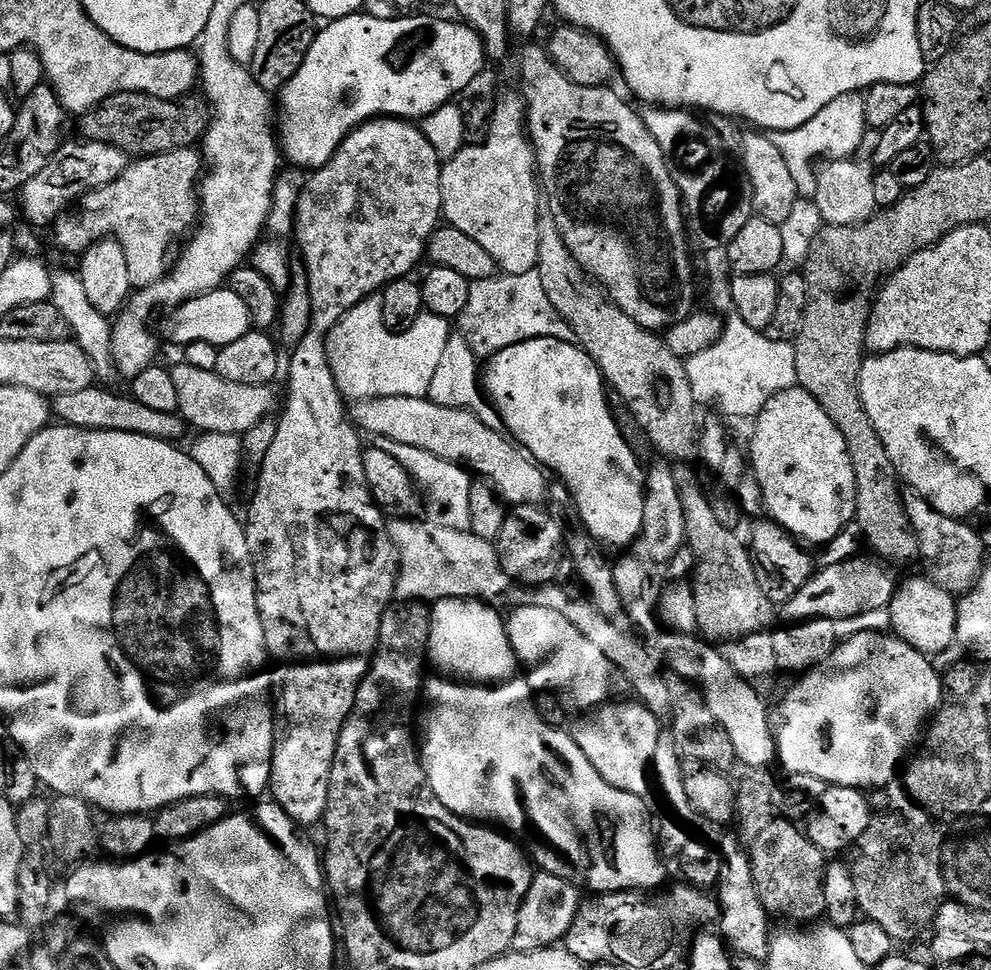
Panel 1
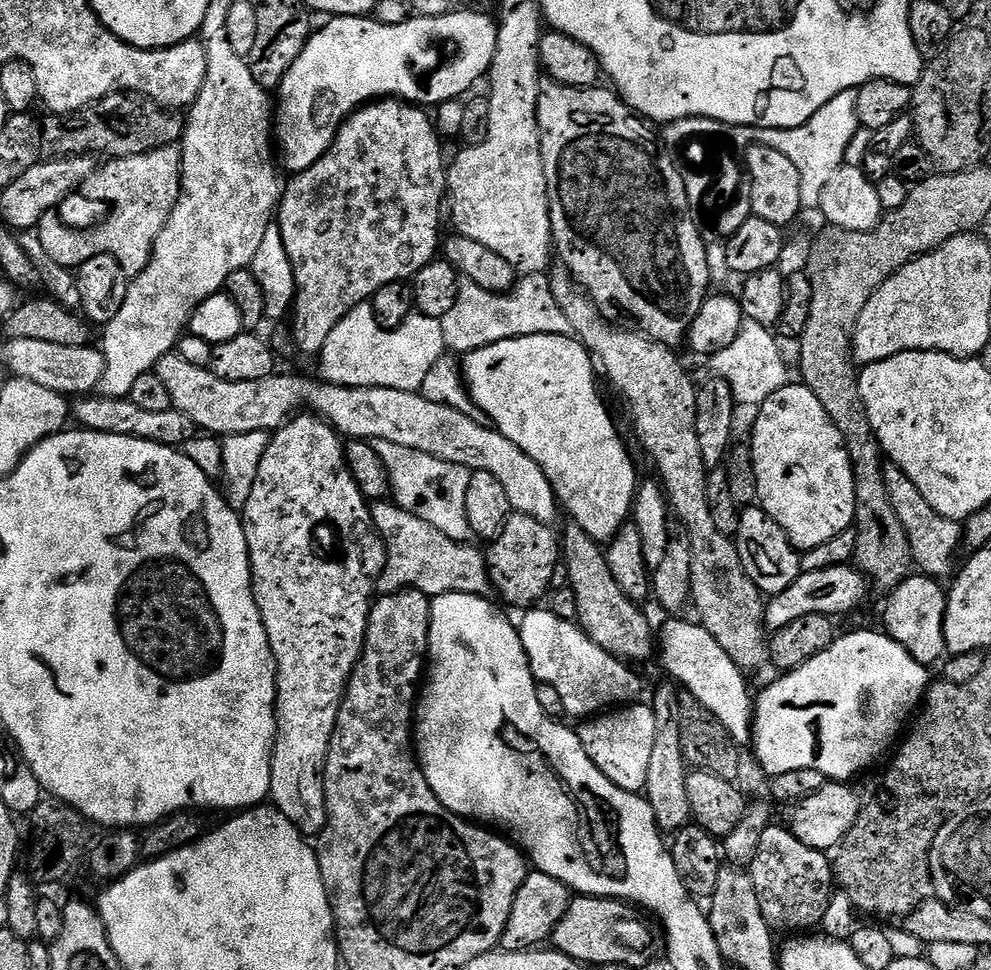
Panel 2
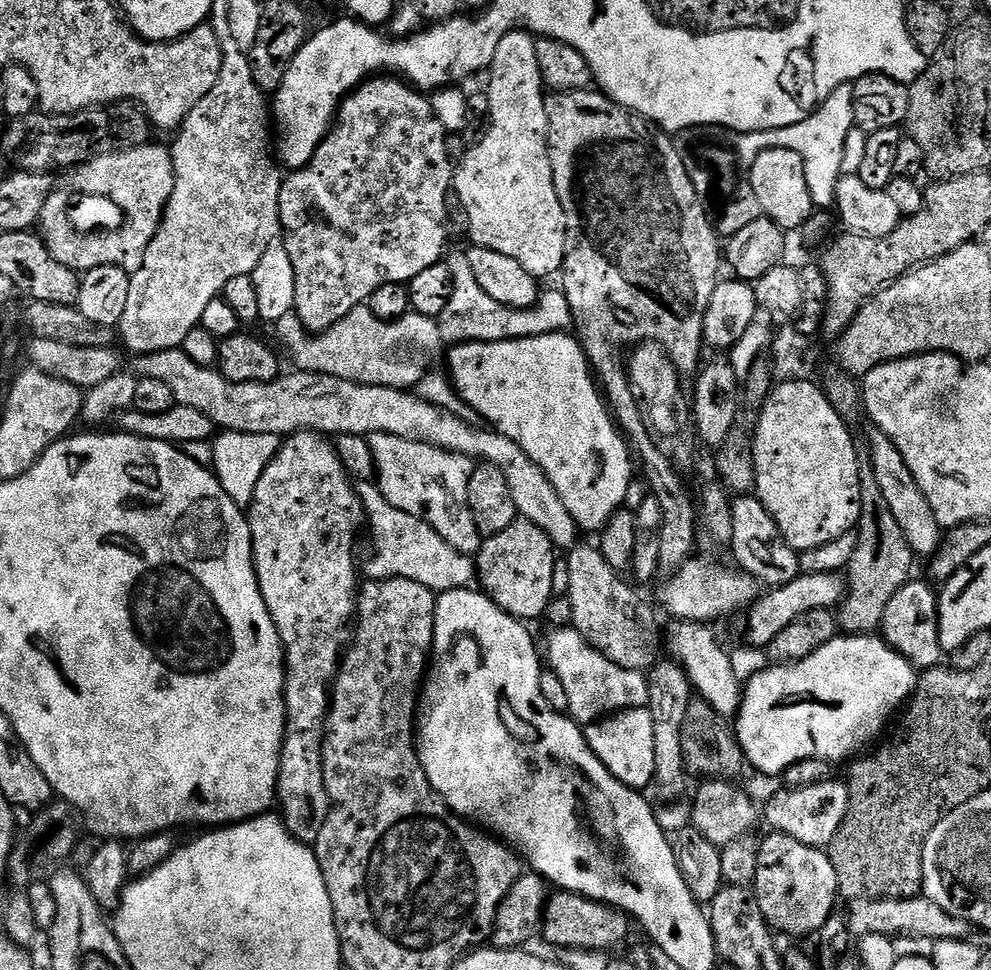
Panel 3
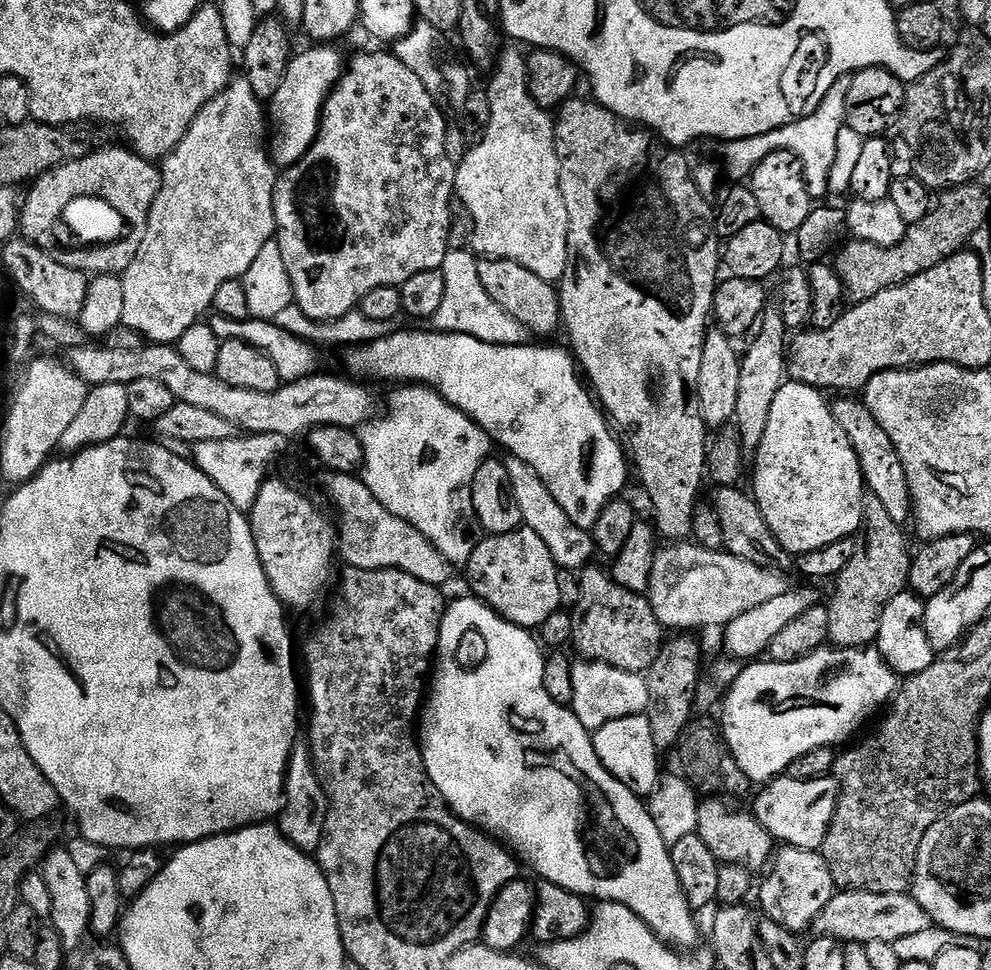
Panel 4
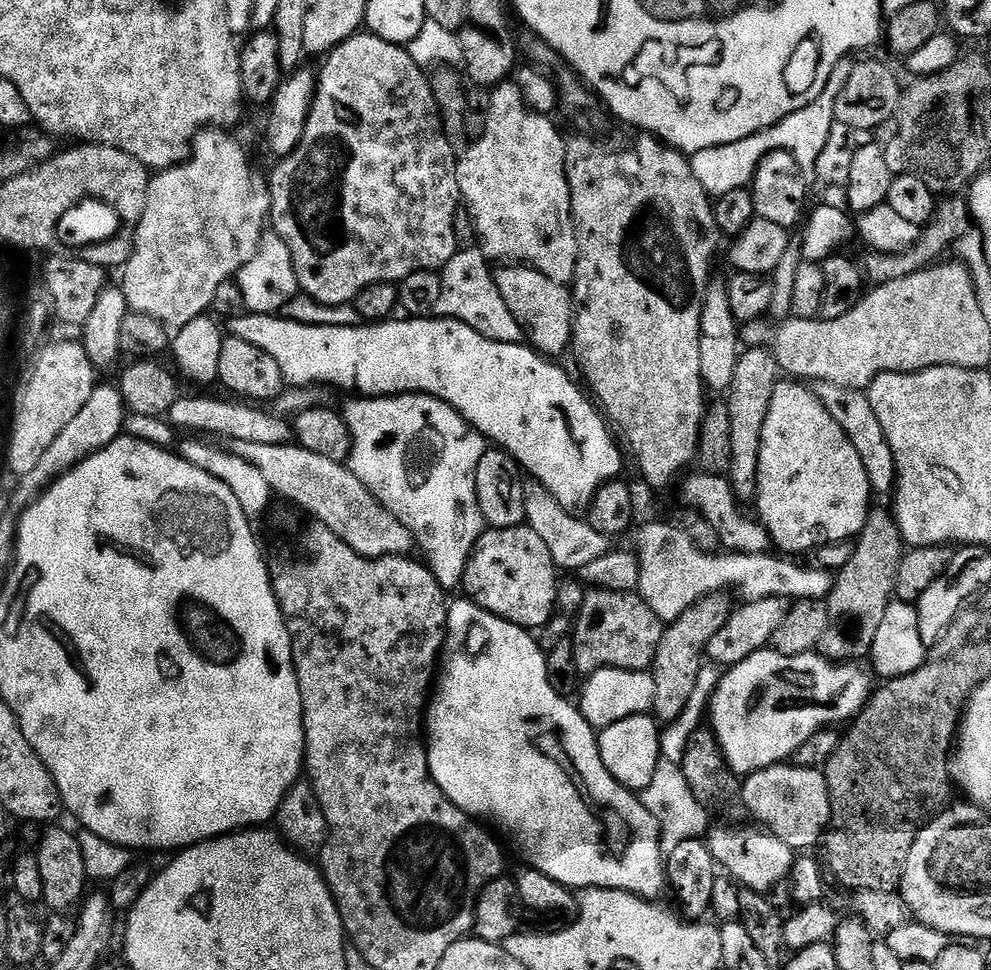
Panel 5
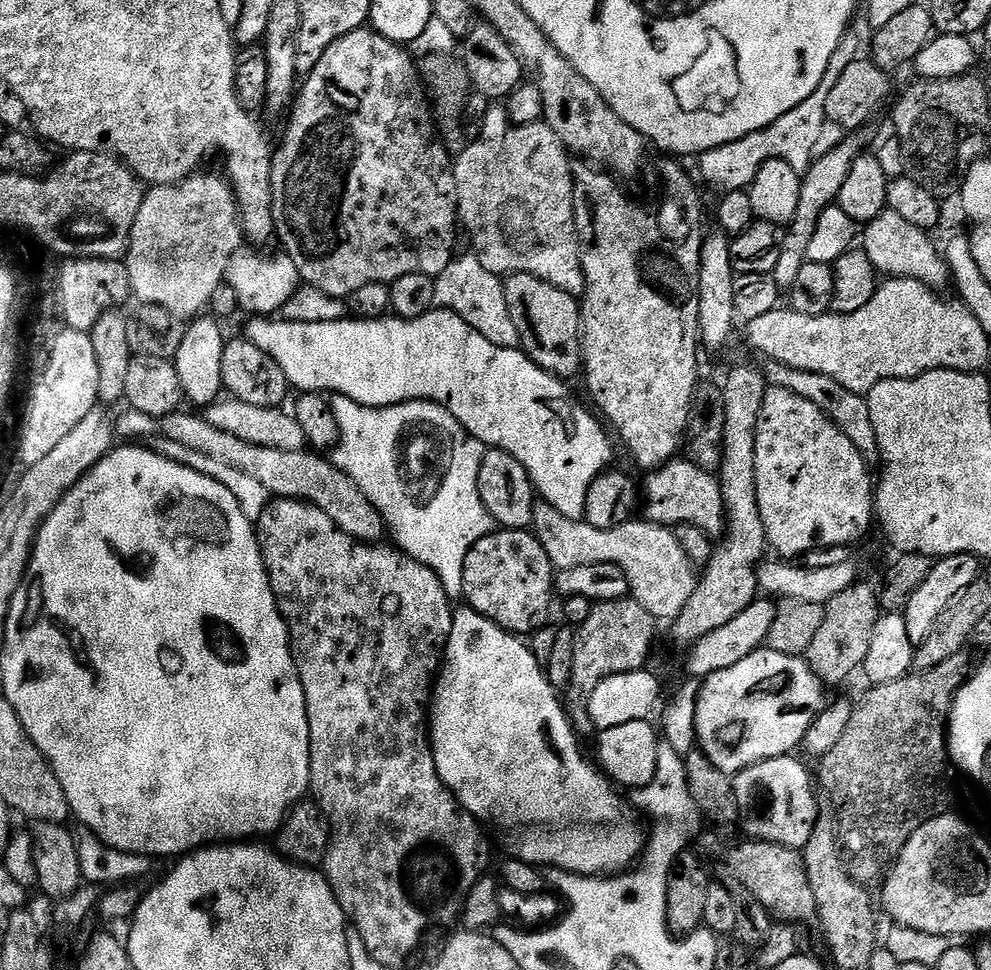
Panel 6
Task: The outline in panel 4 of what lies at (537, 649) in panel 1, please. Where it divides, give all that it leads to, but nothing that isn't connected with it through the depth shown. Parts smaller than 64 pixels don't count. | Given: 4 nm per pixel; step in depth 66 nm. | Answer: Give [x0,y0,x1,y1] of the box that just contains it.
[570,662,650,732]

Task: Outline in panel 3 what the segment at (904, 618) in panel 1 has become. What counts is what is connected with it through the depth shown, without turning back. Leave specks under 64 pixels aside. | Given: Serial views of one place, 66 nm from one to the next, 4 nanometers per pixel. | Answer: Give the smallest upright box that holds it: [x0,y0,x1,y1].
[879,578,942,670]

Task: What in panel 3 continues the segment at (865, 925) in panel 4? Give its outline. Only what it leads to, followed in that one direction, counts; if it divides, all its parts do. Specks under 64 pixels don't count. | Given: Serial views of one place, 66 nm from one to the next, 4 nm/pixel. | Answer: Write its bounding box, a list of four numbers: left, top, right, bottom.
[846,895,973,940]

